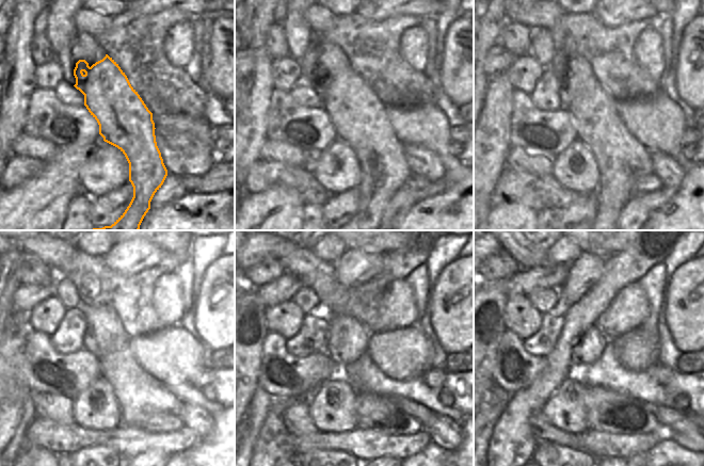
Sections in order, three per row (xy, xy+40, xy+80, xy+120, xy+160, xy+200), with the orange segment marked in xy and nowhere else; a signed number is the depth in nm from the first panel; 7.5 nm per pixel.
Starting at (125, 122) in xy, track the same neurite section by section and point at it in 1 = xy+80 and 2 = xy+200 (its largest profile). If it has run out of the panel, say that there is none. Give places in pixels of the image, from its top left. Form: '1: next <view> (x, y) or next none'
1: next xy+80 (622, 160)
2: next xy+200 (666, 416)

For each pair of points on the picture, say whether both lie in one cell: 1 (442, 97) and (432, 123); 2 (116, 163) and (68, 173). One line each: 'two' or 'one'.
1: two
2: two

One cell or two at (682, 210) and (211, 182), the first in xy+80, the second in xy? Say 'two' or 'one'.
two

